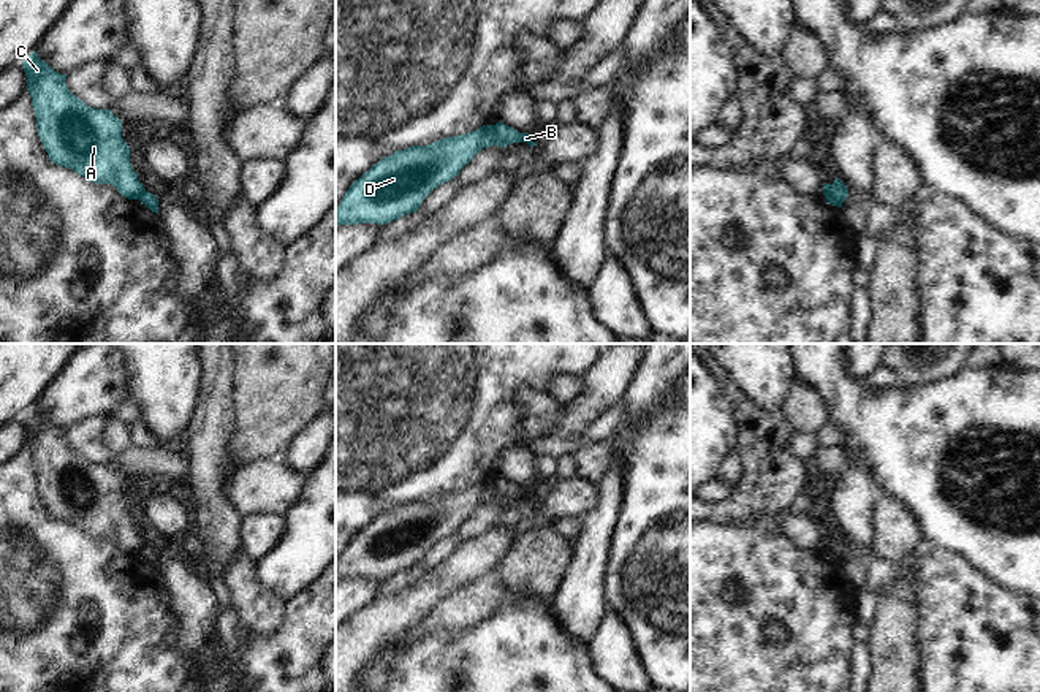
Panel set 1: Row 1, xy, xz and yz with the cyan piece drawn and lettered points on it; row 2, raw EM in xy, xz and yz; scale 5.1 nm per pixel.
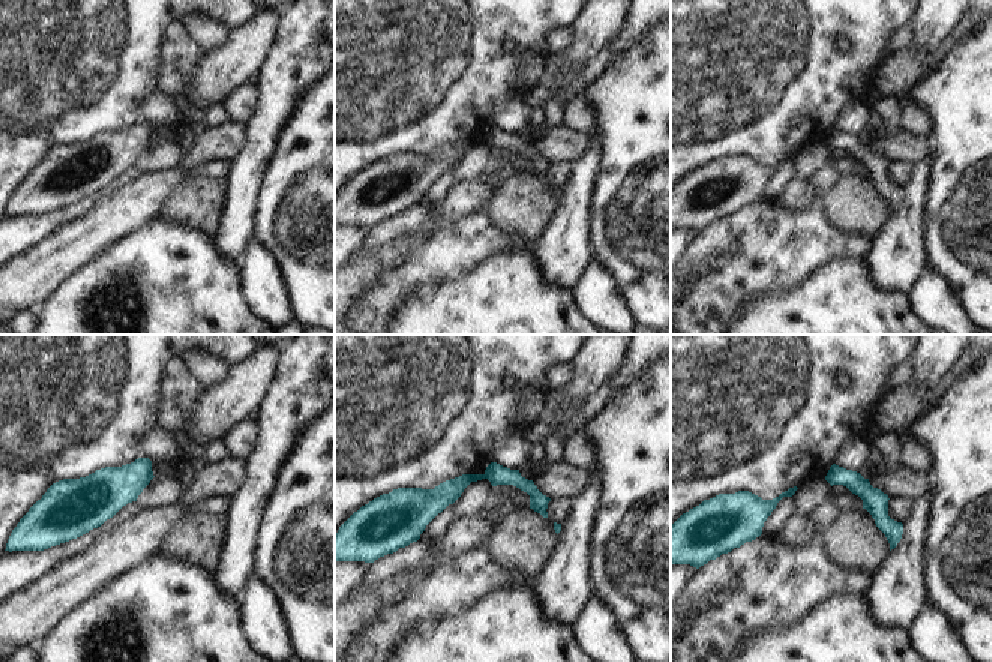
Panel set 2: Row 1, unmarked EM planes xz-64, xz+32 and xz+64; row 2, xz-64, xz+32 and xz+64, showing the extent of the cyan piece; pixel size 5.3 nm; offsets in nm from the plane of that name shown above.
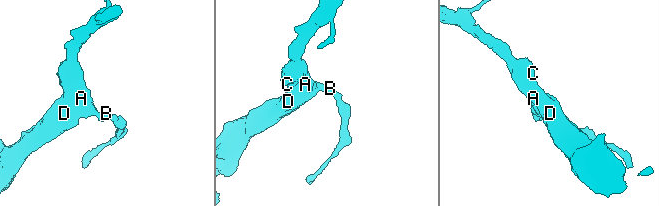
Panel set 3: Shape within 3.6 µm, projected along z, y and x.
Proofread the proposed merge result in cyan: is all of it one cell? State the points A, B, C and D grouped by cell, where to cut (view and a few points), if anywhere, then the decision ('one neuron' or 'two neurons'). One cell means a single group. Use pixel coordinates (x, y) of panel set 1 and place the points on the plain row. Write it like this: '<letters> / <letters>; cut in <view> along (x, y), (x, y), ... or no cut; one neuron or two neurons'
A C D / B; cut in xz along (493, 480), (499, 499); two neurons

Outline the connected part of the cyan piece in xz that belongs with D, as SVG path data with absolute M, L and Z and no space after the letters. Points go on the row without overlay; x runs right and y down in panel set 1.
M494 480L412 500L383 511L345 546L336 580L386 580L418 565L423 554L451 535L484 502L499 500Z

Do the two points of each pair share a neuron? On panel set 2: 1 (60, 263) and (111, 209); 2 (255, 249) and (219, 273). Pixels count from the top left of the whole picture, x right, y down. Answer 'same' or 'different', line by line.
1: same
2: different

